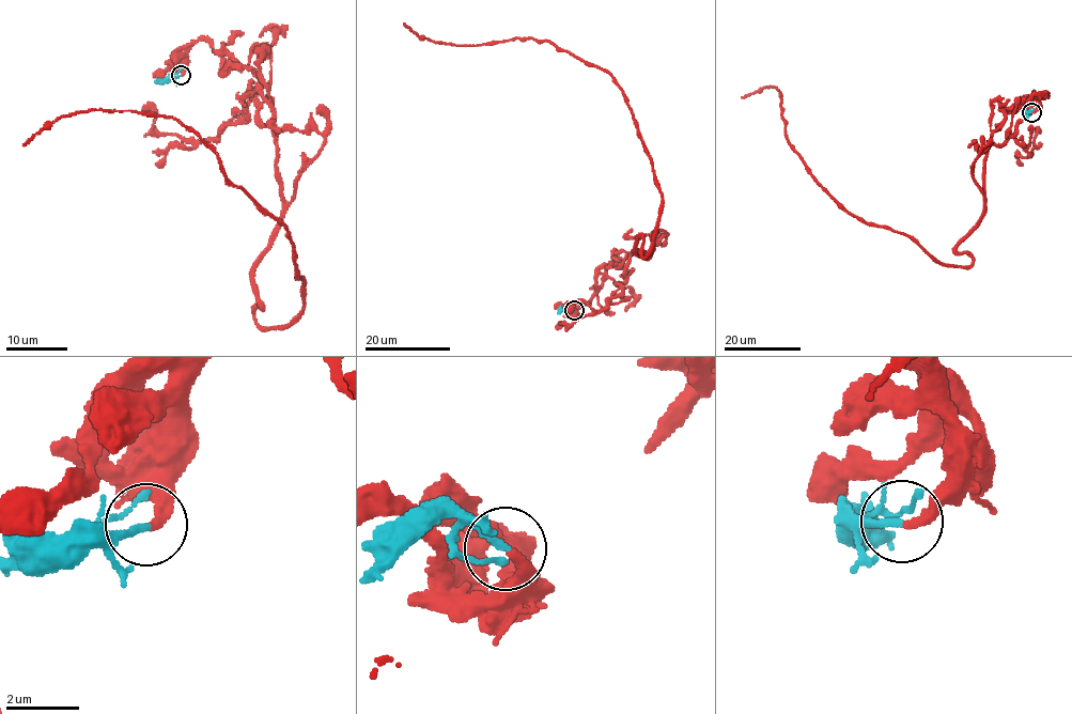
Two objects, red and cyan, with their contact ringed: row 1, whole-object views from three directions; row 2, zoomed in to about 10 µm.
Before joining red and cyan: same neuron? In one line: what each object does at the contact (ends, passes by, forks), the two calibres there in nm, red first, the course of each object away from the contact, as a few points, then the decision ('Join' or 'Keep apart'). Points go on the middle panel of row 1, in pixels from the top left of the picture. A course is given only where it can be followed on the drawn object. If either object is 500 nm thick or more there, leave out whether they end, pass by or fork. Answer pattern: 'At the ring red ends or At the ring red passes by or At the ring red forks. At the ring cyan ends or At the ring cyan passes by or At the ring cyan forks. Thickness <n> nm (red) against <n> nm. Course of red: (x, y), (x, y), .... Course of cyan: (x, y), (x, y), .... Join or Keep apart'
At the ring red ends. At the ring cyan ends. Thickness 260 nm (red) against 200 nm. Course of red: (575, 310), (607, 269), (651, 257), (636, 250), (662, 200), (621, 89), (550, 42), (445, 44), (404, 22). Course of cyan: (575, 310), (563, 306), (558, 313). Join

